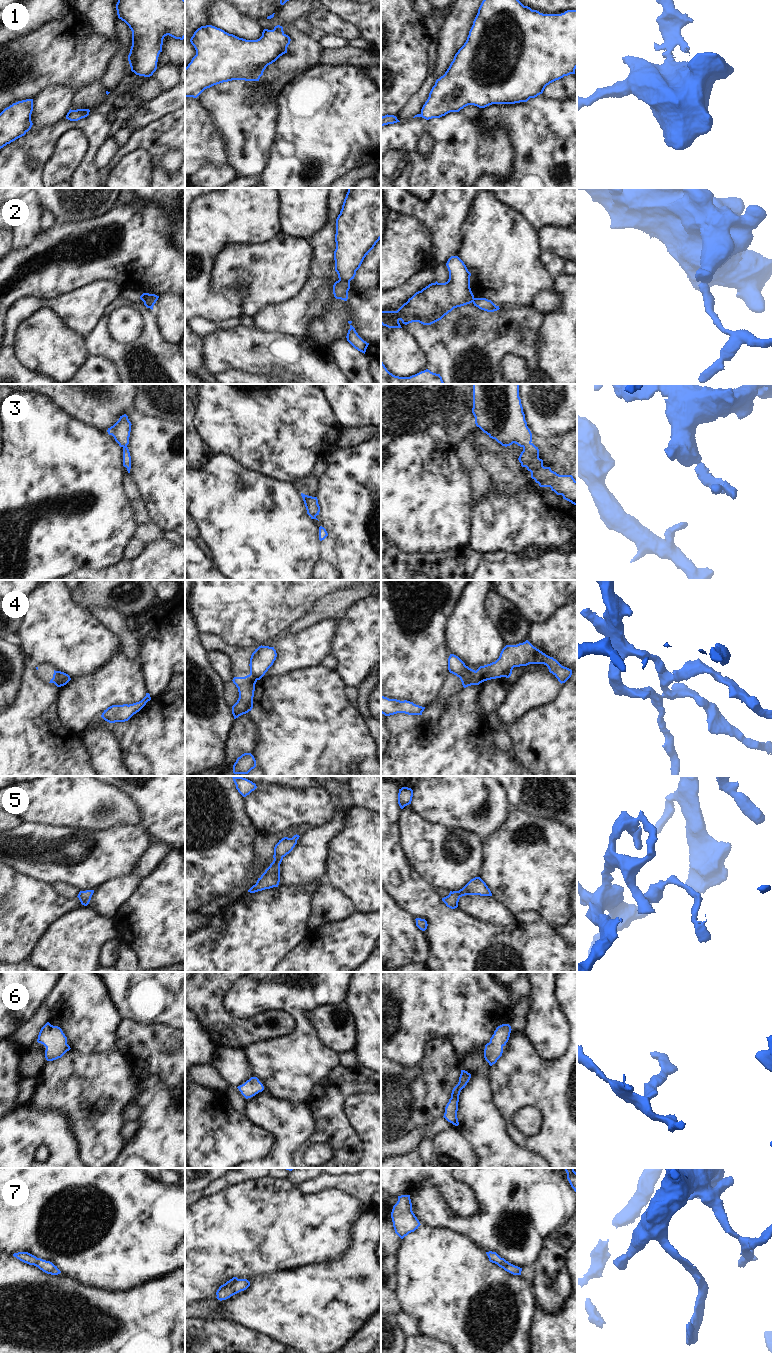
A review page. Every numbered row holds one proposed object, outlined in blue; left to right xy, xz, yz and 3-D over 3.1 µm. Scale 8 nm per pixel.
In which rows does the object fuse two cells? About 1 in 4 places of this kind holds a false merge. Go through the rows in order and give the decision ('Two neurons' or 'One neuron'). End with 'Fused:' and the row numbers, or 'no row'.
1: Two neurons
2: Two neurons
3: One neuron
4: Two neurons
5: One neuron
6: One neuron
7: One neuron
Fused: 1, 2, 4.

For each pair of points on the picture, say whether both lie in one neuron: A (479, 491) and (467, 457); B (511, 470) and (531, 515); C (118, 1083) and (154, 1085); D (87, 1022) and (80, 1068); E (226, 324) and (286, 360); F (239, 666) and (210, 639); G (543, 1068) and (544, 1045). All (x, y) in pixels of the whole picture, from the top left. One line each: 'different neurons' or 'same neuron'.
A: same neuron
B: different neurons
C: different neurons
D: different neurons
E: different neurons
F: same neuron
G: different neurons

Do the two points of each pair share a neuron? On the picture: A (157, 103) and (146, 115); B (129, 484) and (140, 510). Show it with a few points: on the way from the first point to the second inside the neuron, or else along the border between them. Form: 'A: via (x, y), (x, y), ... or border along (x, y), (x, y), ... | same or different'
A: via (155, 106), (149, 112) | same
B: via (132, 490), (138, 504) | same

